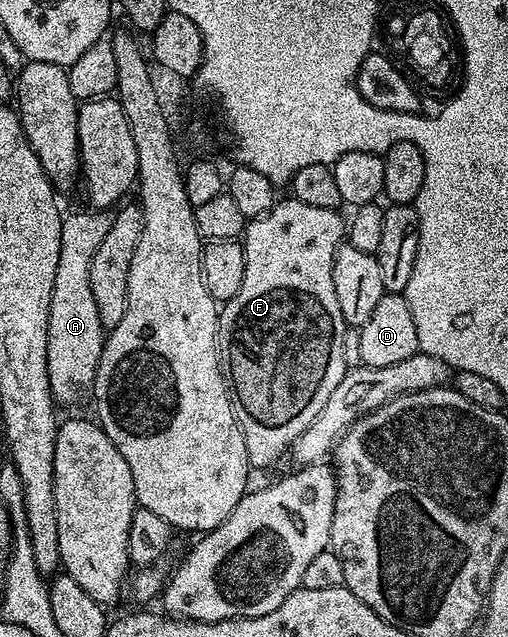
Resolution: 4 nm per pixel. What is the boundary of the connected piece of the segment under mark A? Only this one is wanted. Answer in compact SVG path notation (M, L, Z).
M100 209L88 213L67 214L62 221L60 258L52 289L50 324L48 325L48 377L55 400L73 395L74 387L93 384L102 356L104 328L92 297L90 269L92 257L115 220L114 211Z

